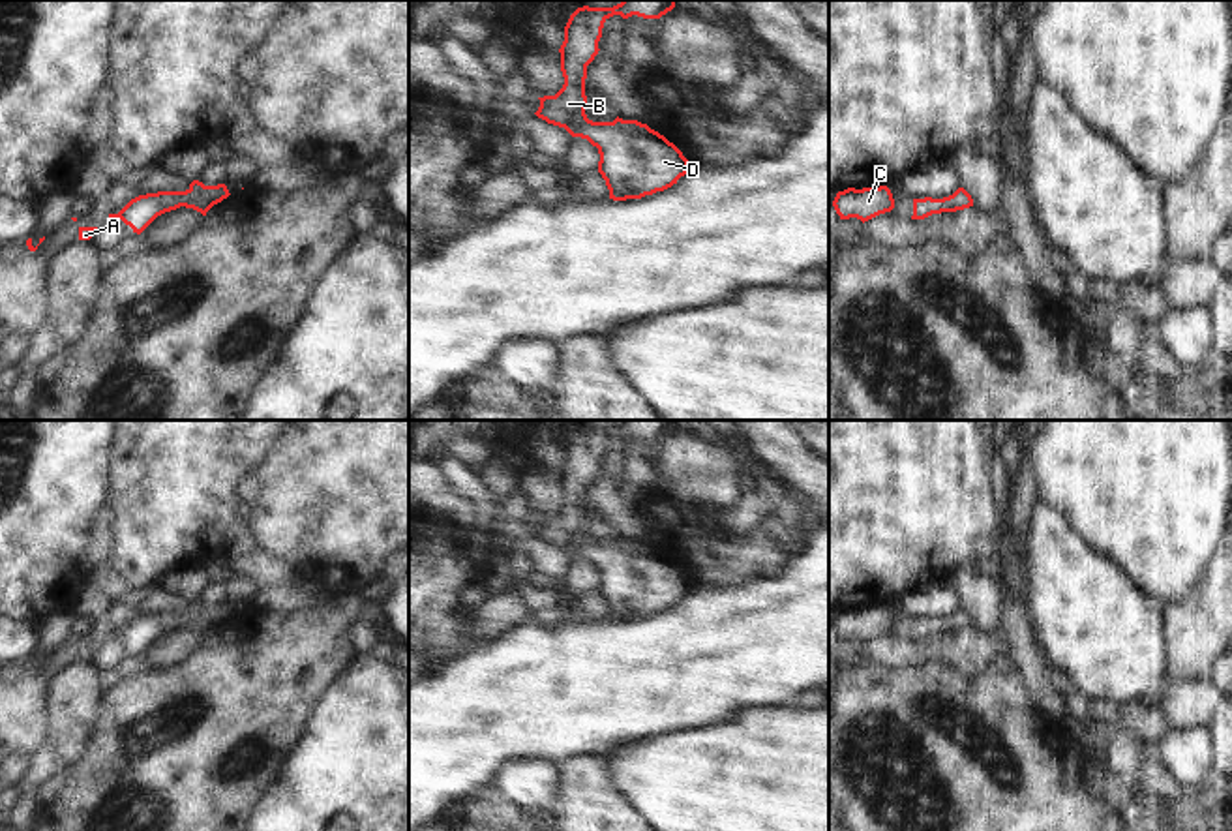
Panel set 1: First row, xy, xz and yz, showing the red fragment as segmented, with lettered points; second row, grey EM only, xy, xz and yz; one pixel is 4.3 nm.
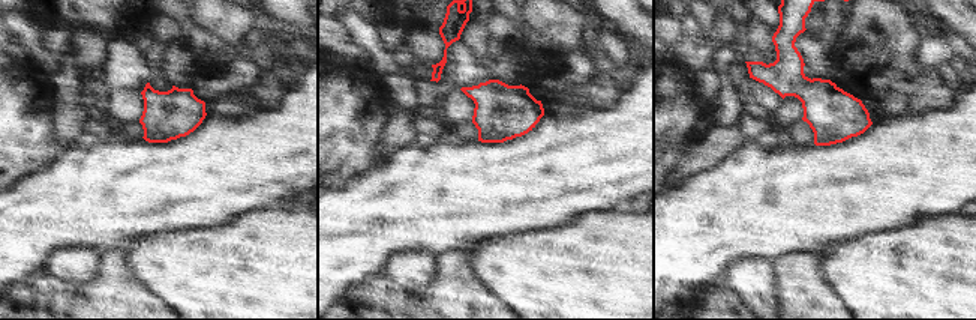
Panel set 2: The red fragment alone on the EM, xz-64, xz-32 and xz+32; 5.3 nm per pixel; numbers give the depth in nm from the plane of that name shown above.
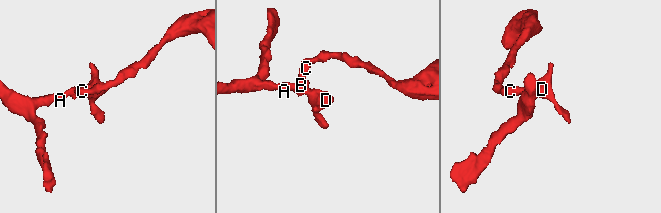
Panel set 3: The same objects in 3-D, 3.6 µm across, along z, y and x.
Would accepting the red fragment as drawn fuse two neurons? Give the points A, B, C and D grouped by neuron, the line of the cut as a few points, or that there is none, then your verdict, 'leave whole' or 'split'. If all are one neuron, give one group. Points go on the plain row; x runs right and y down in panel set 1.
groups A B C D; cut none; leave whole

